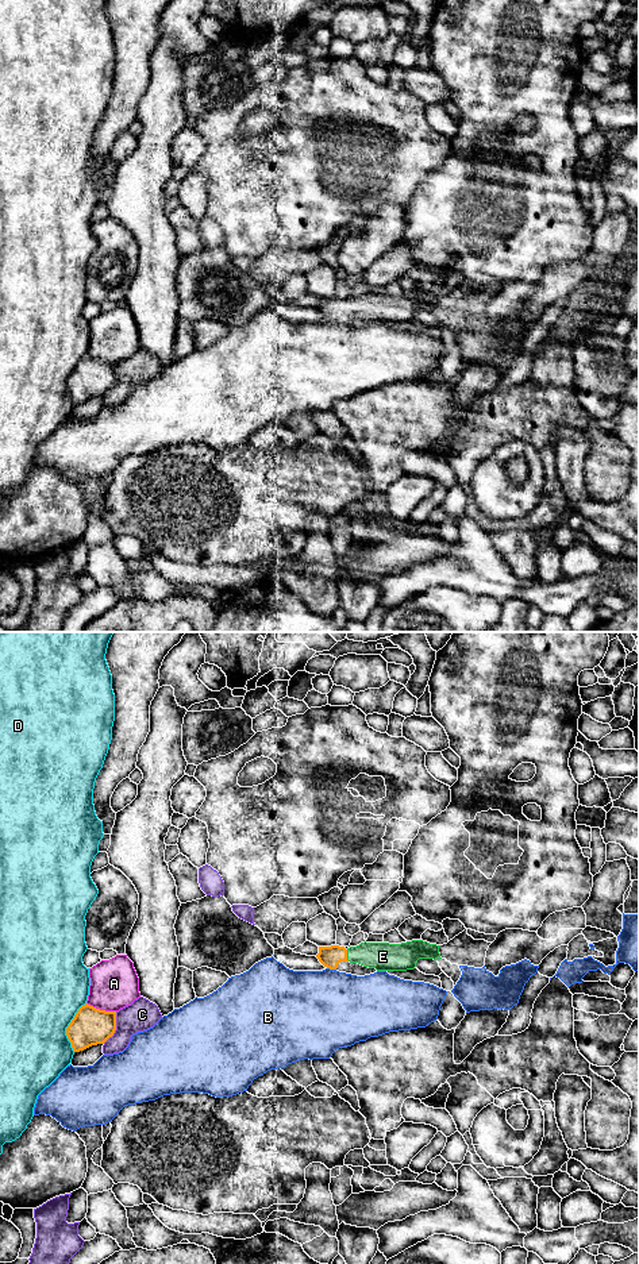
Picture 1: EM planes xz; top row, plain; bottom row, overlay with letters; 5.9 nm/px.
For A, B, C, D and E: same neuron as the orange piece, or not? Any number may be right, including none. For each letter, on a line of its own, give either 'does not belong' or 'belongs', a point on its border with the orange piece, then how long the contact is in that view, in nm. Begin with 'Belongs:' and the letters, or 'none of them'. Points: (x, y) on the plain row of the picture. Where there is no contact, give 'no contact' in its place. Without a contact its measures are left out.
Belongs: E
A: does not belong | xz (101, 362) | 190 nm
B: does not belong | xz (331, 320) | 60 nm
C: does not belong | xz (115, 380) | 200 nm
D: does not belong | xz (68, 378) | 300 nm
E: belongs | xz (346, 307) | 70 nm

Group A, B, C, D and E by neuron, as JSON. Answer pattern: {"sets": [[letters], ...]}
{"sets": [["A"], ["B"], ["C"], ["D"], ["E"]]}

